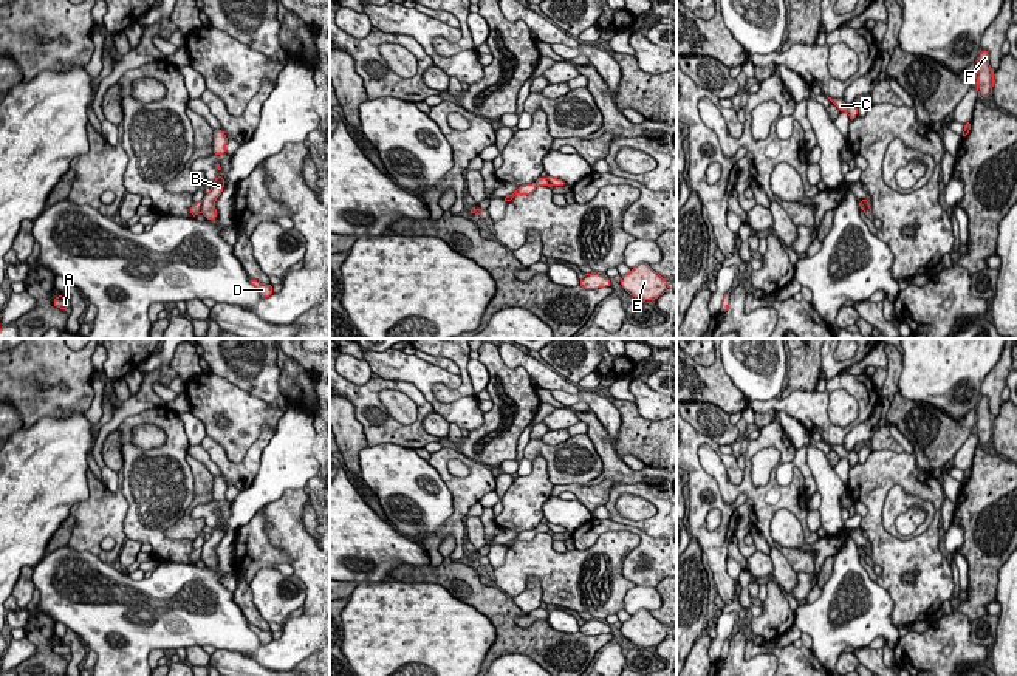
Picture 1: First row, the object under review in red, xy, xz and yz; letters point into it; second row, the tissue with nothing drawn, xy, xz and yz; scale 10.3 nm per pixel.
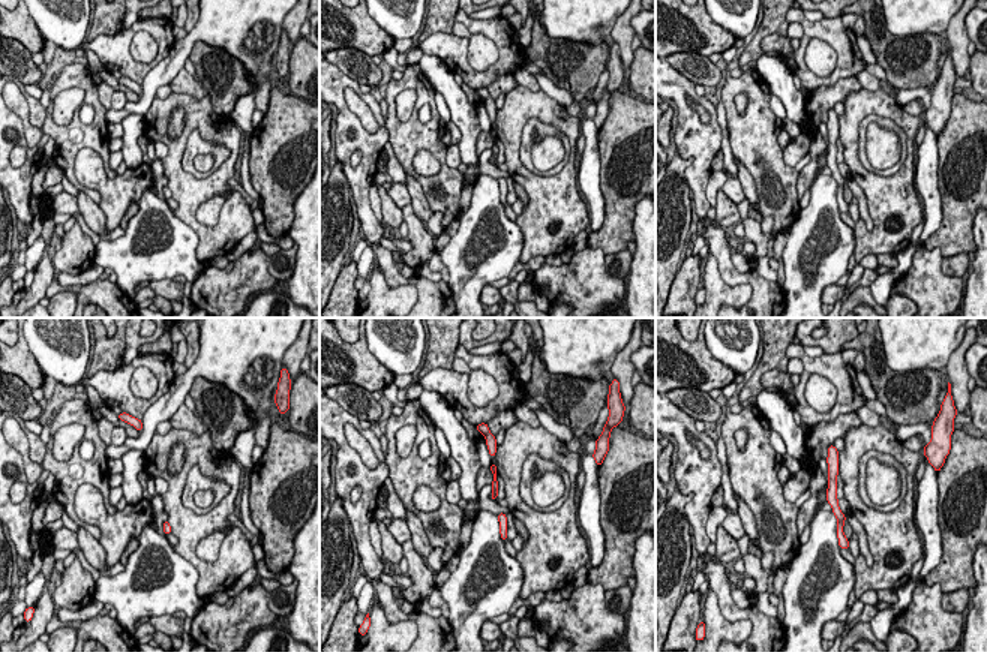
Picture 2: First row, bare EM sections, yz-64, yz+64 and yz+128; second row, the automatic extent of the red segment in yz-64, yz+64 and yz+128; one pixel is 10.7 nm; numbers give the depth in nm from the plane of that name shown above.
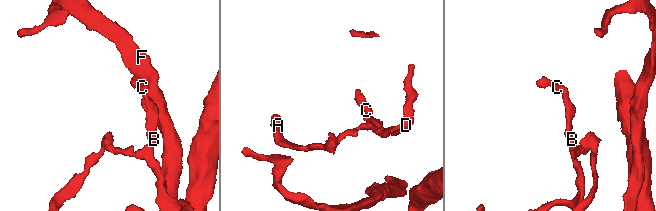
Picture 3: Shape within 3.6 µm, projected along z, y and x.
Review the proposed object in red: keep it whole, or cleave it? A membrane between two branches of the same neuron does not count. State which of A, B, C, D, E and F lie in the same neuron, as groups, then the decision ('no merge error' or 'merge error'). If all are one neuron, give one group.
A / B C D E F; merge error

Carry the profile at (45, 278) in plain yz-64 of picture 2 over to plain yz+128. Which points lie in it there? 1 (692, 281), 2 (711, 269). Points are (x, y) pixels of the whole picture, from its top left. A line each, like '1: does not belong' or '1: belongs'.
1: does not belong
2: belongs

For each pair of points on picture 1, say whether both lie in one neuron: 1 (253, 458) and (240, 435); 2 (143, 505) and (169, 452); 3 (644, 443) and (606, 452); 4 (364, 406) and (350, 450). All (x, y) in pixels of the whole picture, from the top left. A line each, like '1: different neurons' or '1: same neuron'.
1: different neurons
2: same neuron
3: different neurons
4: different neurons

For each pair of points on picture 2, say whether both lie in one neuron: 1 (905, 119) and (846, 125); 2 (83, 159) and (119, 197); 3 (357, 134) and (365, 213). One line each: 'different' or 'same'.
1: same
2: same
3: same

